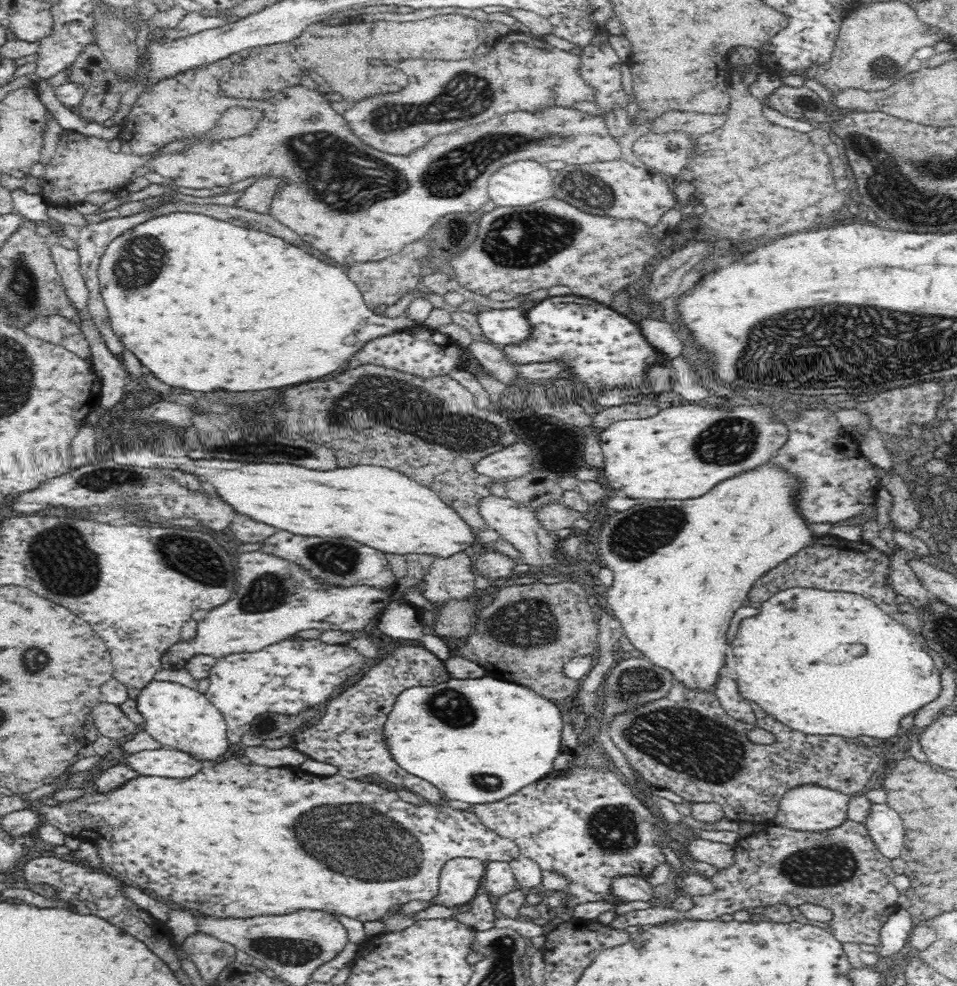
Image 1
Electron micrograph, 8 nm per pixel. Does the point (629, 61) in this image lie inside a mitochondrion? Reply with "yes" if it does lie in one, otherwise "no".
no

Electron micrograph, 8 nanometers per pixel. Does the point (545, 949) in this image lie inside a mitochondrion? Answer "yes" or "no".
no

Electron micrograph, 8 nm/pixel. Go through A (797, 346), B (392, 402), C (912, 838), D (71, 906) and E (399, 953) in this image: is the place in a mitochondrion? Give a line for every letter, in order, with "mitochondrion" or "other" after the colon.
A: mitochondrion
B: mitochondrion
C: other
D: other
E: other

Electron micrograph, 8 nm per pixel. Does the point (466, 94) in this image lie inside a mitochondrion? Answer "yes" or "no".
yes

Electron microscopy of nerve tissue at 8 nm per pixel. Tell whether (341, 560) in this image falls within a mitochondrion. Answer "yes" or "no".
yes

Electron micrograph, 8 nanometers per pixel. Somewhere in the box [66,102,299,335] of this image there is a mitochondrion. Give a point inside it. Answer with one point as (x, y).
(139, 261)

